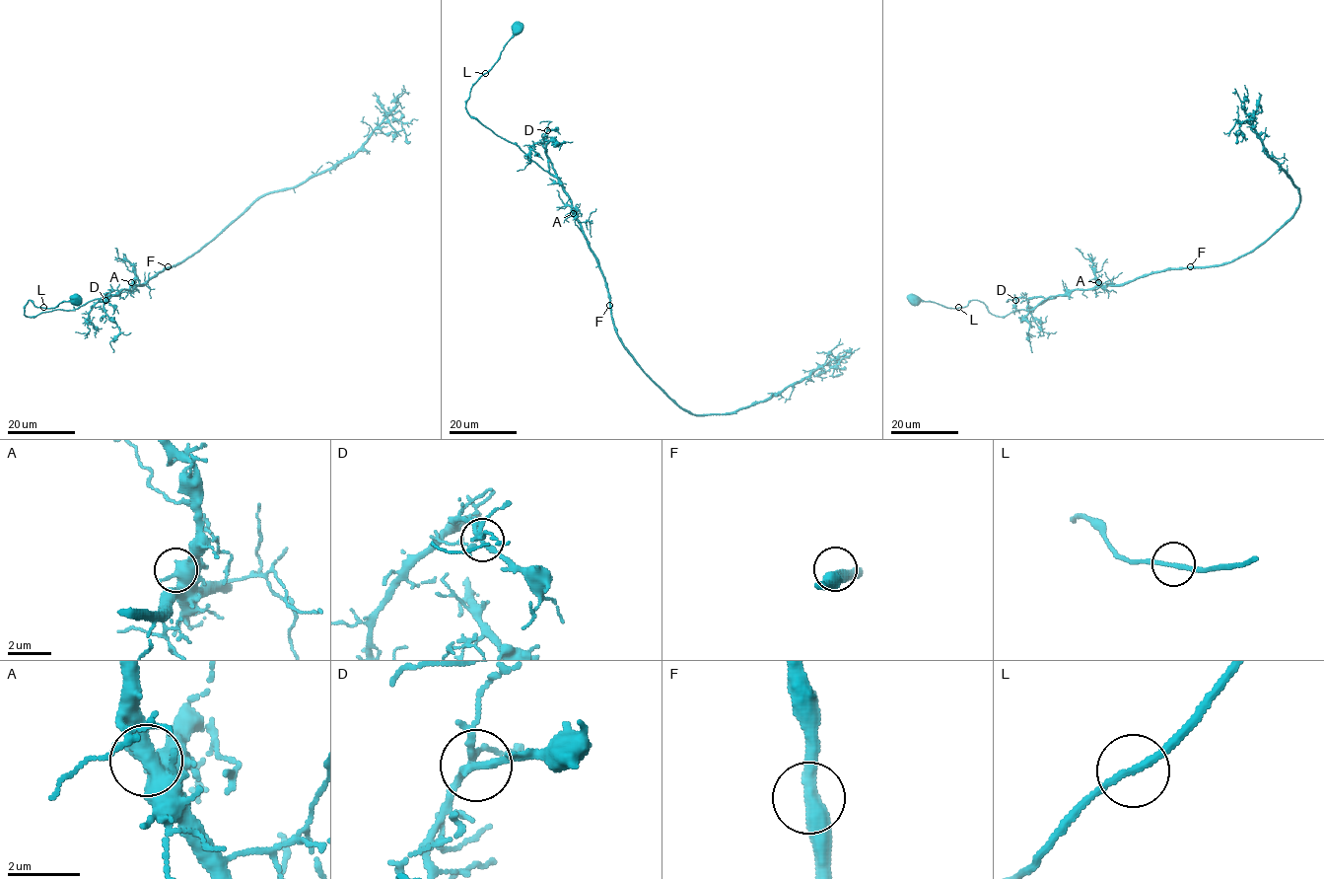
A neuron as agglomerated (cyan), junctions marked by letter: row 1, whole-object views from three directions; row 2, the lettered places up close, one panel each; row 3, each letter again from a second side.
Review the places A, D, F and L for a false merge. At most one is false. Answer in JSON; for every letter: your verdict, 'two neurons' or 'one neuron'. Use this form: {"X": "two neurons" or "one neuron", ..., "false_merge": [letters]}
{"A": "one neuron", "D": "one neuron", "F": "one neuron", "L": "one neuron", "false_merge": []}

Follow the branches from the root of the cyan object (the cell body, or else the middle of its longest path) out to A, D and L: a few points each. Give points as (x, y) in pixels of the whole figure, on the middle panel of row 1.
A: (610, 305), (610, 295), (598, 260), (573, 213)
D: (610, 305), (610, 295), (598, 260), (547, 157), (543, 142), (547, 130)
L: (610, 305), (598, 260), (563, 184), (518, 146), (468, 113), (465, 101), (471, 87), (485, 73)

